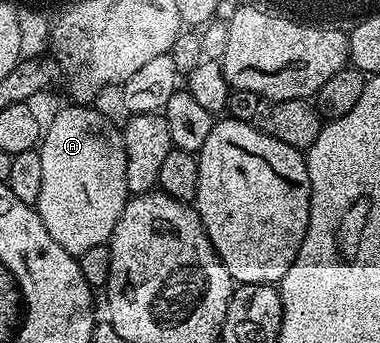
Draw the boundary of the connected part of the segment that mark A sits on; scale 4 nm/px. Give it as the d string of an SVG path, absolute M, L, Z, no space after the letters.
M70 103L51 122L46 122L45 132L42 134L41 140L37 146L41 155L41 195L37 202L37 212L41 223L45 223L45 231L49 231L49 235L53 235L53 243L57 243L66 253L78 255L89 251L89 247L97 247L98 245L107 245L111 240L113 231L117 227L117 219L121 219L121 211L126 207L129 194L127 184L125 183L125 143L123 142L123 134L120 126L114 125L109 118L97 110L91 109L87 103Z

